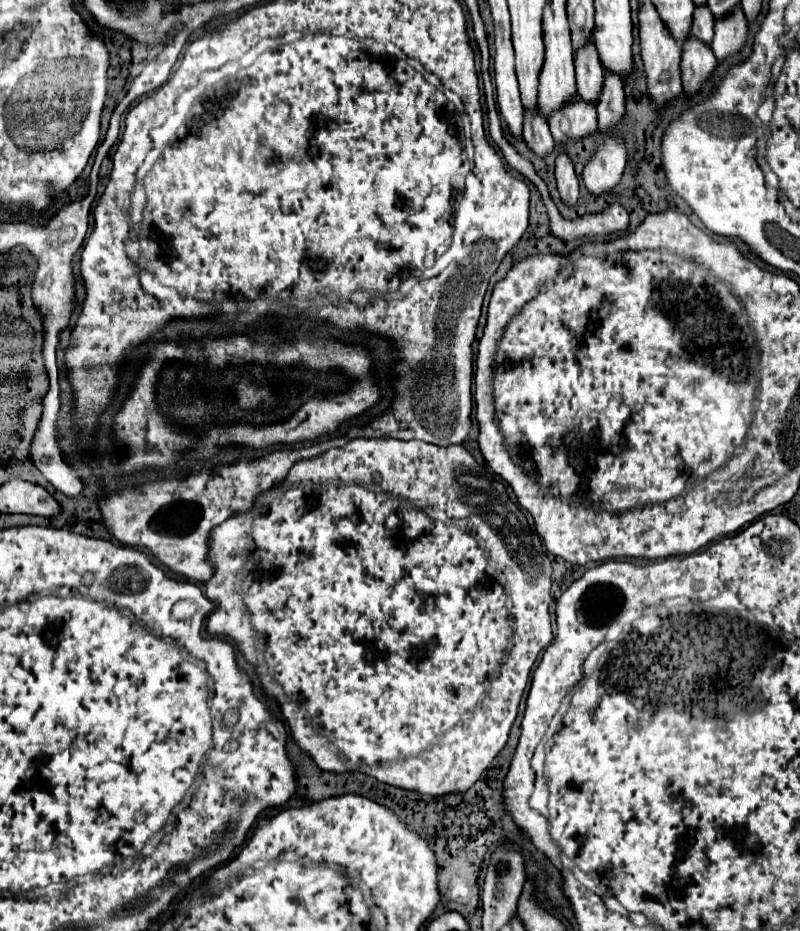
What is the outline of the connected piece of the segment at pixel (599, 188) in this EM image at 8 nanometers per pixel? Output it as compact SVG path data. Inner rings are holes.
M608 134L602 138L602 144L596 156L586 164L582 178L592 196L602 196L612 192L620 182L626 166L626 148L620 138Z

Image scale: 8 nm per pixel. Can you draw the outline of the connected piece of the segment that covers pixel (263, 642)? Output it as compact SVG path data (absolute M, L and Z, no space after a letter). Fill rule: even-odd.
M356 438L350 440L344 448L332 448L318 458L296 462L280 486L264 492L258 498L256 508L252 508L250 514L234 516L232 520L226 520L212 530L210 560L216 574L212 576L212 580L206 582L206 592L208 598L216 602L216 610L207 618L206 632L236 640L242 654L258 675L259 671L268 671L268 675L259 676L270 679L264 682L270 698L280 698L282 694L286 696L284 704L280 705L281 716L290 724L292 736L300 744L300 748L308 752L314 762L328 772L360 770L374 776L378 782L400 786L420 794L434 796L448 792L466 792L478 780L482 770L504 748L514 718L518 714L518 704L528 684L530 670L538 654L553 640L551 617L548 614L548 604L552 601L550 558L542 552L542 542L538 534L532 532L524 512L508 498L502 480L490 476L466 452L464 446L440 448L416 440L398 442L392 438ZM428 508L444 510L446 514L450 514L450 518L466 518L470 520L470 526L468 530L460 530L442 520L434 520L426 512ZM514 552L520 552L520 560L514 558ZM246 586L248 606L242 596Z

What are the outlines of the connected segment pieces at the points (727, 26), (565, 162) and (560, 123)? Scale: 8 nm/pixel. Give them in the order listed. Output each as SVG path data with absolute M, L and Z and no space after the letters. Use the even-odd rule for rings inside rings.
M736 8L728 18L716 20L716 32L712 40L712 52L718 62L724 62L736 56L746 44L748 22L740 8Z
M564 150L558 152L556 158L556 184L560 198L566 206L576 206L578 202L578 176L574 174L574 166Z
M576 98L568 108L556 112L556 116L548 120L548 124L552 138L558 146L564 146L570 138L584 140L596 132L596 108Z

